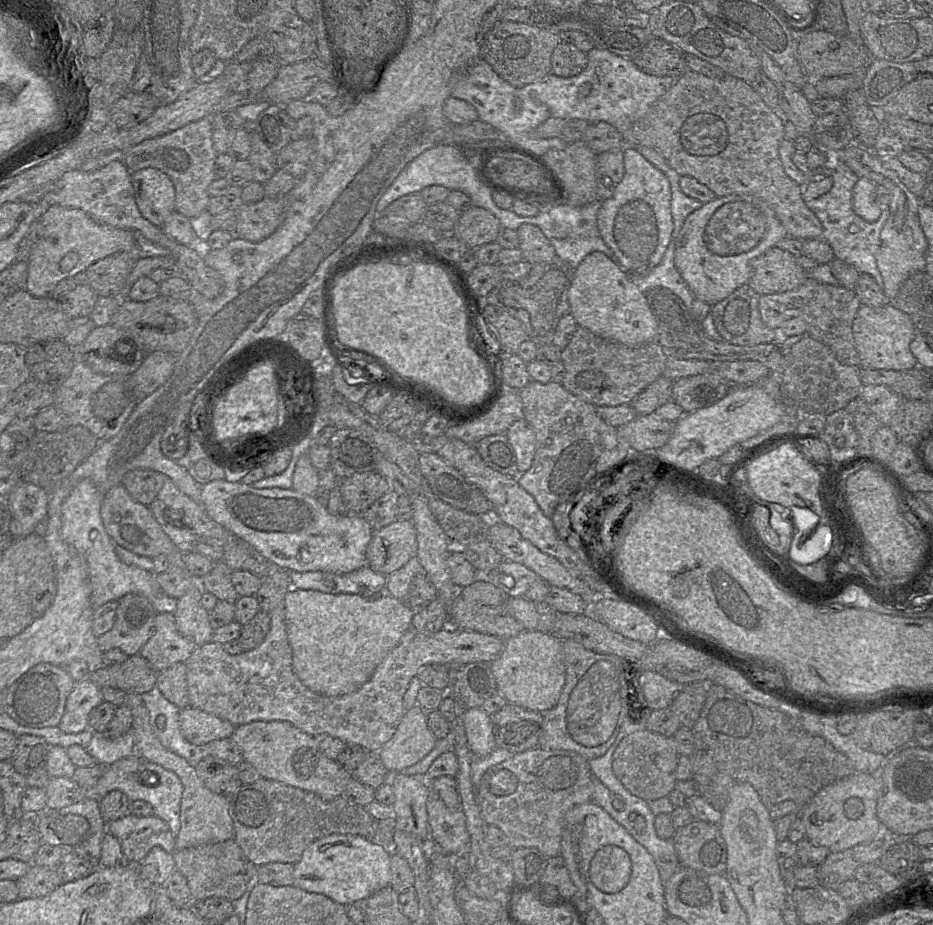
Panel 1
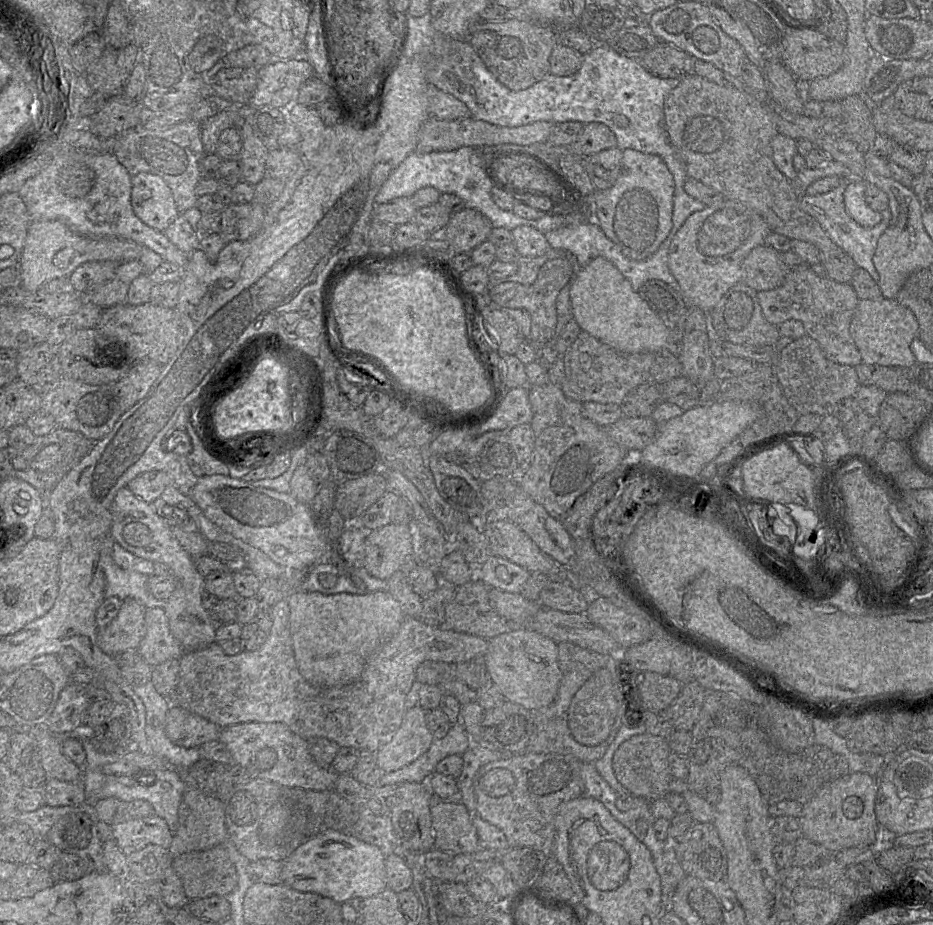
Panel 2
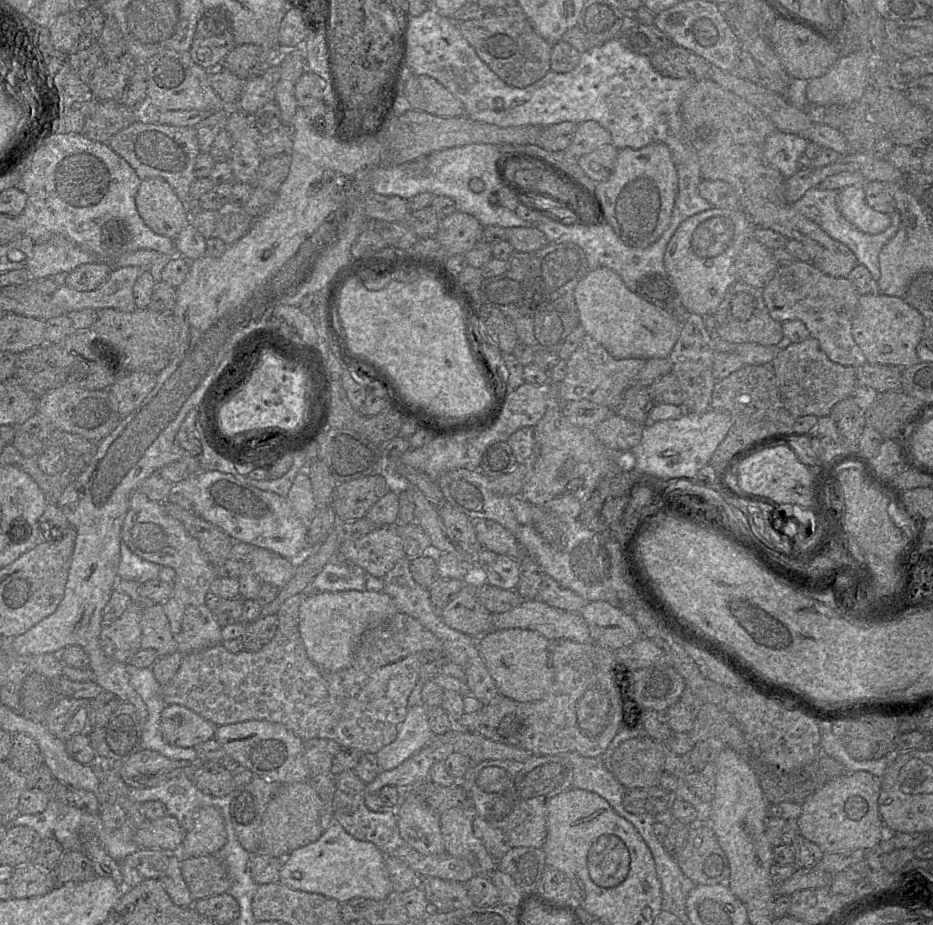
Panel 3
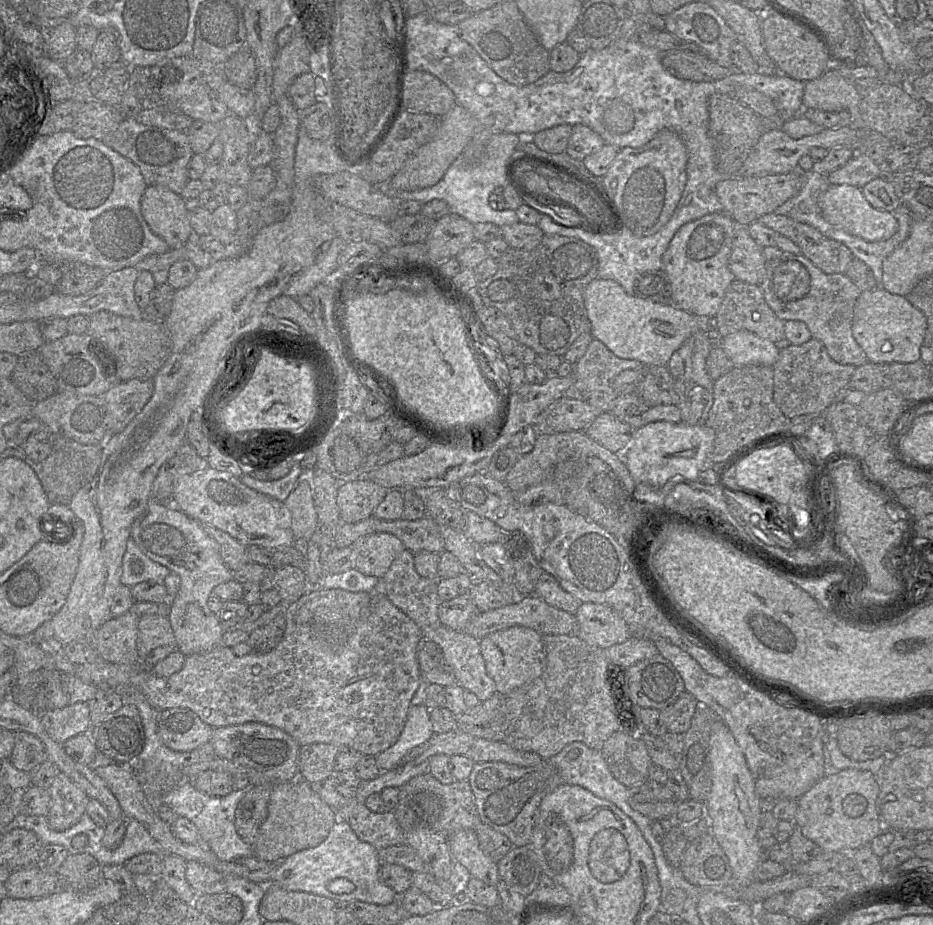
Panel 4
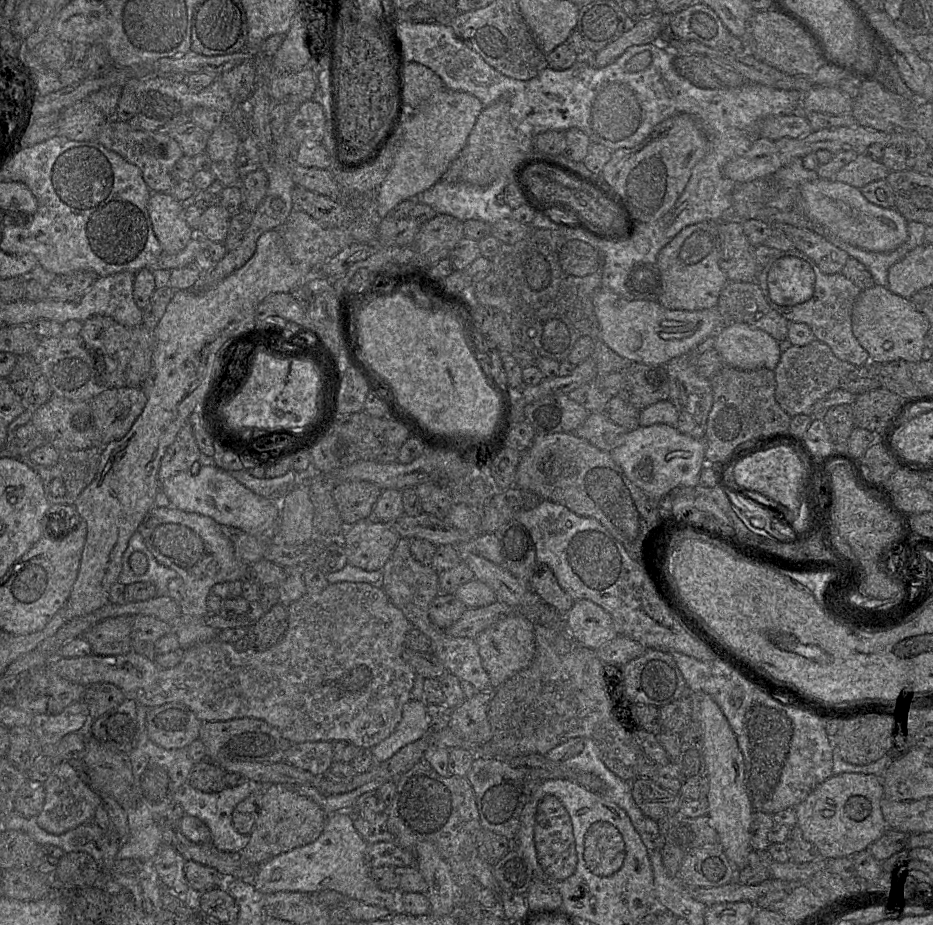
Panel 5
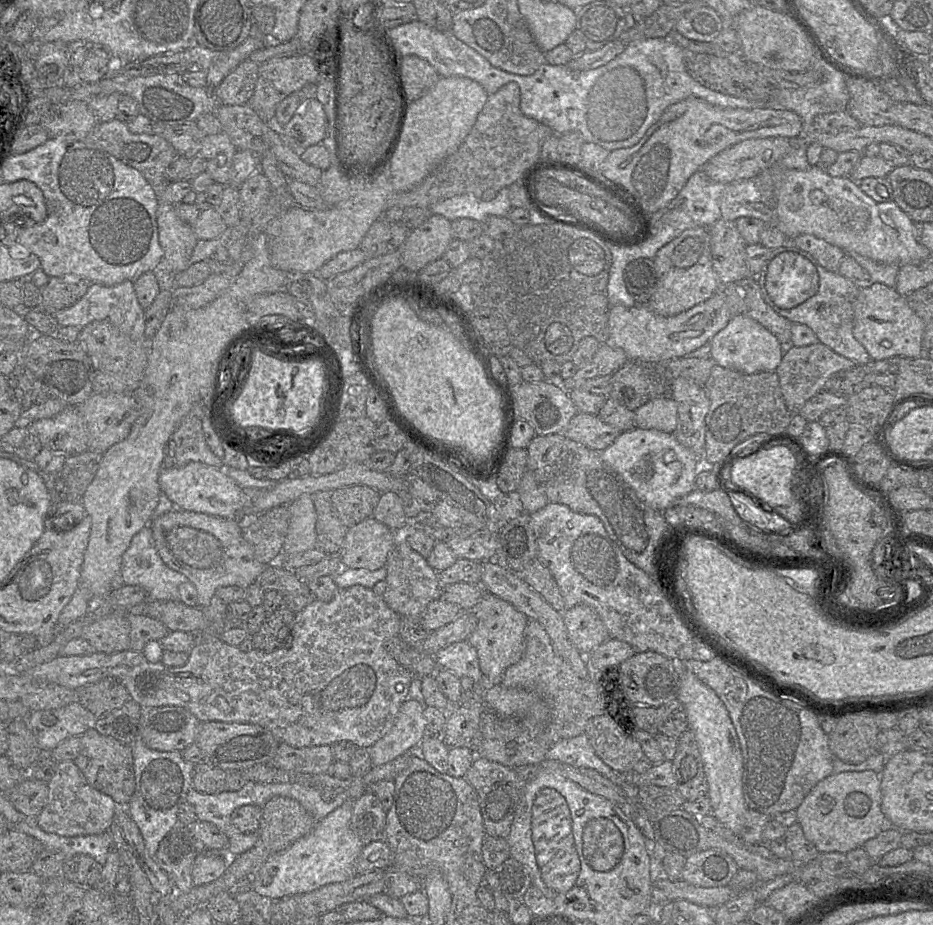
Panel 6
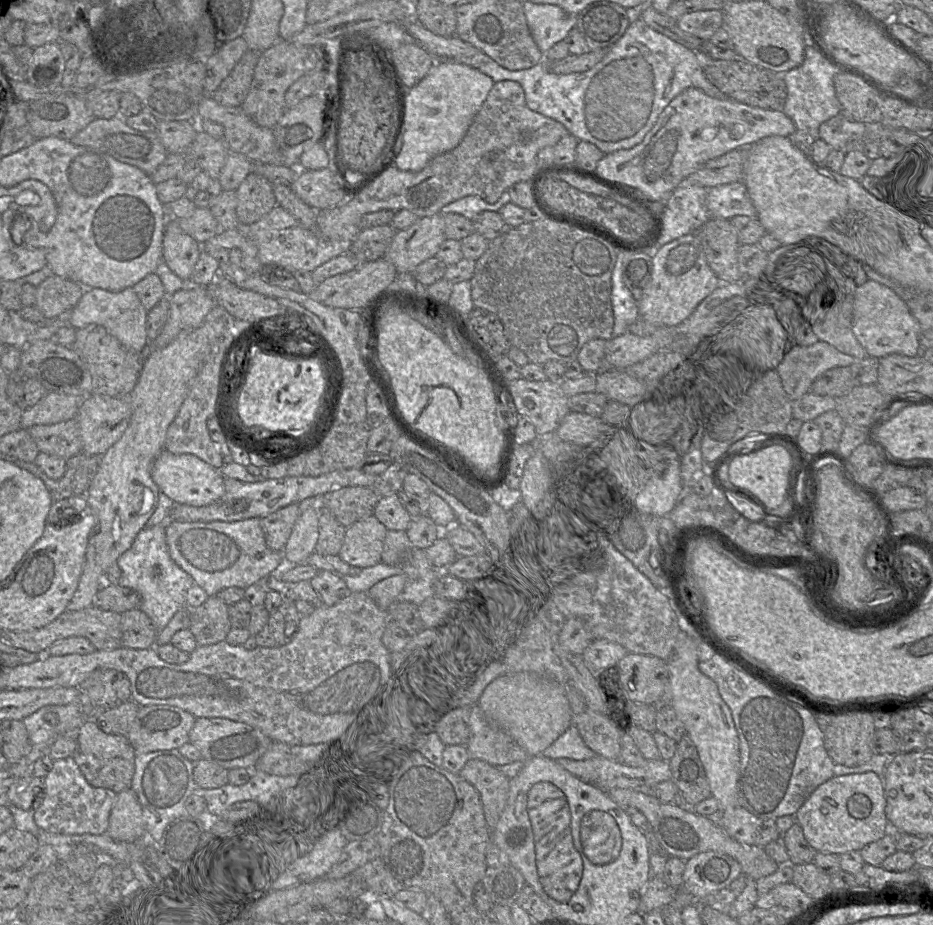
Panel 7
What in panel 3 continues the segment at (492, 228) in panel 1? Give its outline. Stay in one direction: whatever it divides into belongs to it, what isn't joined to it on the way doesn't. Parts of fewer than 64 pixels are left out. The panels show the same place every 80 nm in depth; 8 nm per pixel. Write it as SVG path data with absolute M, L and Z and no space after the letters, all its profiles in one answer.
M455 211L441 218L433 237L446 250L446 255L464 254L482 239L483 228L474 216Z

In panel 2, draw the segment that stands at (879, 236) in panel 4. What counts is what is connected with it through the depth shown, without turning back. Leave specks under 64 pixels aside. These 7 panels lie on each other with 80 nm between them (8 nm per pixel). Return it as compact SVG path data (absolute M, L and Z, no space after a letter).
M853 178L847 184L844 192L844 204L848 214L861 226L873 227L877 225L882 214L873 210L865 201L867 183Z

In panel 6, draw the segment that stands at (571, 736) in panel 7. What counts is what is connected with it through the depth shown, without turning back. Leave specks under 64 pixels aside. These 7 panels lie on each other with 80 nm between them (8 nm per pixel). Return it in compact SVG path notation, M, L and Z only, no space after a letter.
M585 733L558 741L547 751L546 759L597 770L623 789L627 795L627 802L618 805L627 815L631 816L635 811L643 811L637 802L638 787L627 781L626 775L610 768L596 754Z

